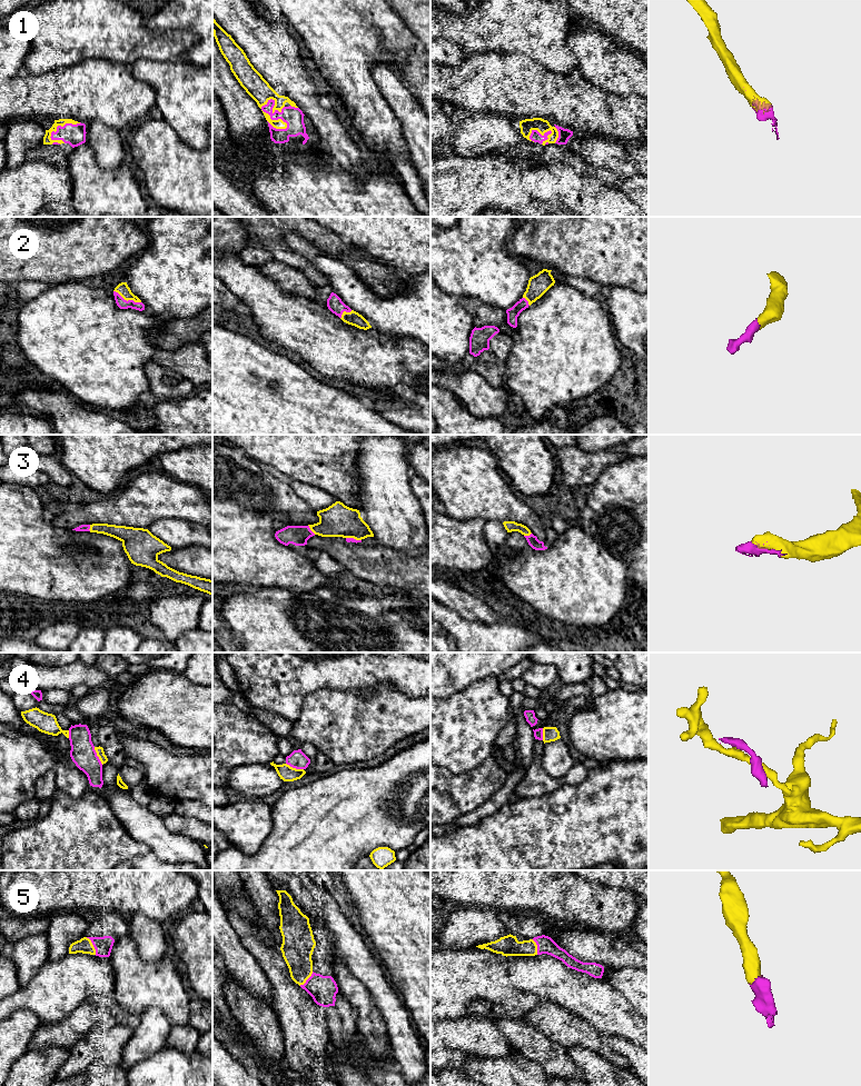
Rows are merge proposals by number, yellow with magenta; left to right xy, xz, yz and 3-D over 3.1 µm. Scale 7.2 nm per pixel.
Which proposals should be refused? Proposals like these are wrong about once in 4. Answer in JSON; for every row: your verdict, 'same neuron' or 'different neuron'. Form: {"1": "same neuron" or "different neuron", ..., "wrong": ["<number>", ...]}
{"1": "same neuron", "2": "same neuron", "3": "same neuron", "4": "different neuron", "5": "same neuron", "wrong": ["4"]}

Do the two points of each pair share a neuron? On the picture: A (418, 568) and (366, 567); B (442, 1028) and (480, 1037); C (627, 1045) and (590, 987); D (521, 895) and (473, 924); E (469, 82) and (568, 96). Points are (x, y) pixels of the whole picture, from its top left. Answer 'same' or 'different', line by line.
A: same
B: same
C: different
D: different
E: same

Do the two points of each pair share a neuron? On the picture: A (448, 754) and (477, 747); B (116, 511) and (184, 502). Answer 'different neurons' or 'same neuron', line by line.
A: same neuron
B: same neuron

